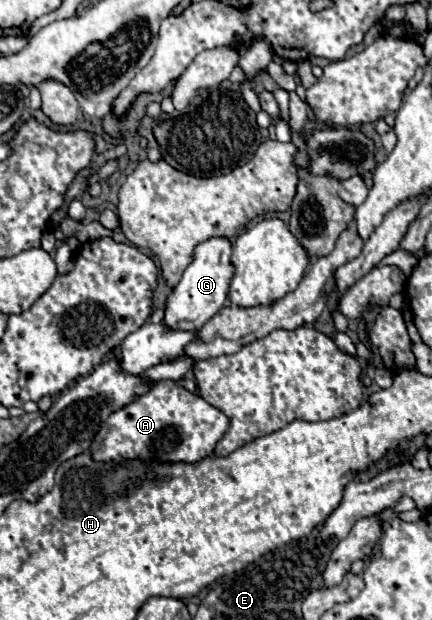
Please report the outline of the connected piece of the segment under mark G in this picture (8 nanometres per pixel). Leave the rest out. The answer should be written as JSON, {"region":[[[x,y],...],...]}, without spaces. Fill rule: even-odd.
{"region":[[[212,238],[196,246],[192,264],[184,270],[180,282],[170,290],[166,298],[164,326],[168,330],[196,332],[224,306],[226,296],[228,296],[230,278],[232,278],[230,252],[232,252],[232,244],[228,238]]]}

